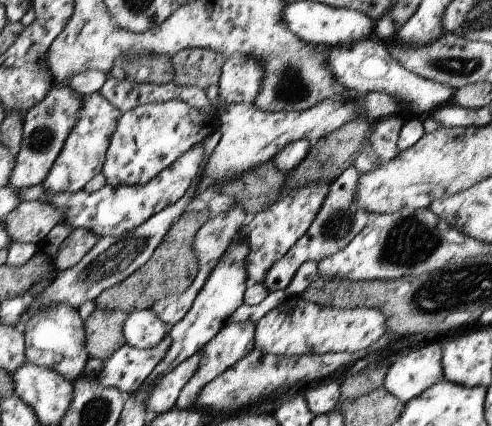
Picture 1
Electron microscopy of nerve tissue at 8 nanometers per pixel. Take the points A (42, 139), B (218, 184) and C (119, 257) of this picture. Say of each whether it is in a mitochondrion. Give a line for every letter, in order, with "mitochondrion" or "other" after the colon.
A: mitochondrion
B: other
C: mitochondrion

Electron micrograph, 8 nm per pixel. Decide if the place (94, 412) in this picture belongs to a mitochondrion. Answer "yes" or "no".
yes

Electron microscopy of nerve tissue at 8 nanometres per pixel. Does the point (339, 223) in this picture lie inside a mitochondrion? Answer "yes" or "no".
yes

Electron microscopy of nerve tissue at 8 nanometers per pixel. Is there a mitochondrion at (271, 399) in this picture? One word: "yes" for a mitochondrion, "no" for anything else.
no

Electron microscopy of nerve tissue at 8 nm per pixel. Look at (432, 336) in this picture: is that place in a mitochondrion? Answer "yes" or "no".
no

